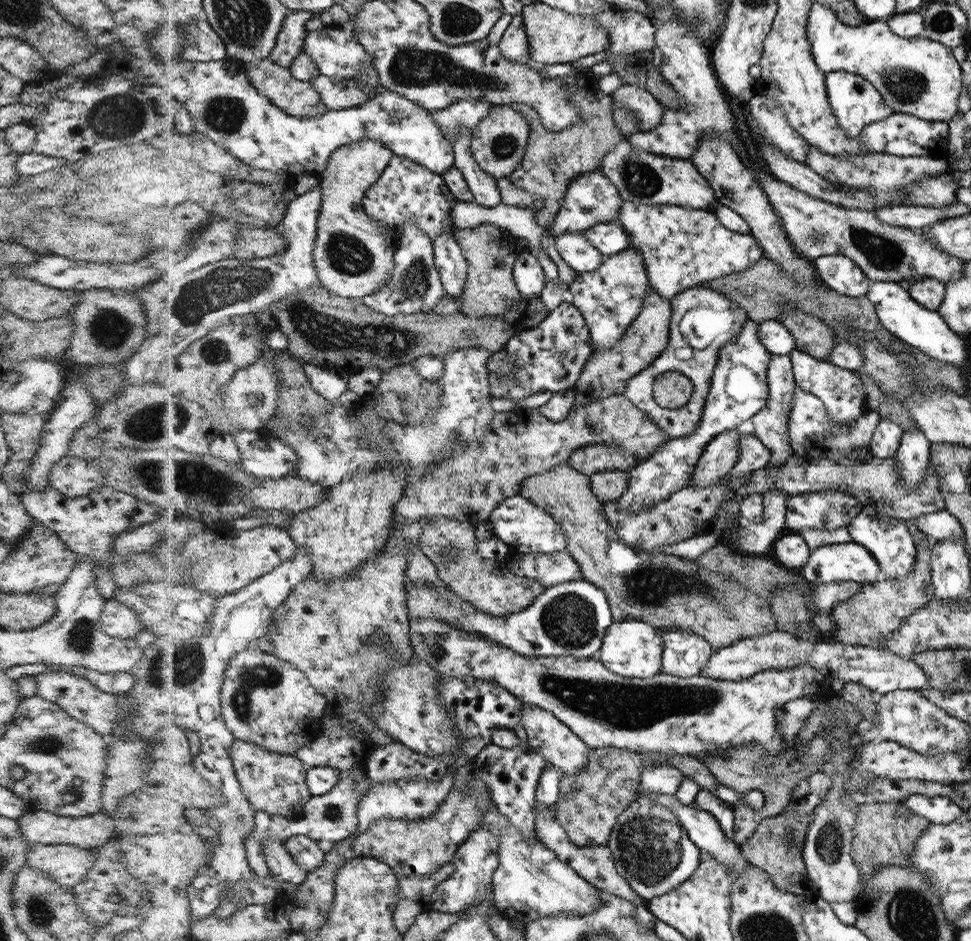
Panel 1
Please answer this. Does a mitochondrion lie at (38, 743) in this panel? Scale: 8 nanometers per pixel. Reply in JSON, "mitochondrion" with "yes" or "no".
{"mitochondrion":"yes"}

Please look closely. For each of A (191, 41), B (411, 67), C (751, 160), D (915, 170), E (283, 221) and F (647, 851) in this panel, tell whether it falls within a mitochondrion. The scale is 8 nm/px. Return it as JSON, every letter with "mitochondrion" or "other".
{"A":"mitochondrion","B":"mitochondrion","C":"other","D":"other","E":"other","F":"mitochondrion"}

